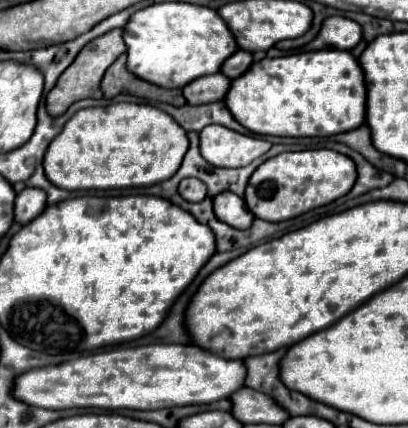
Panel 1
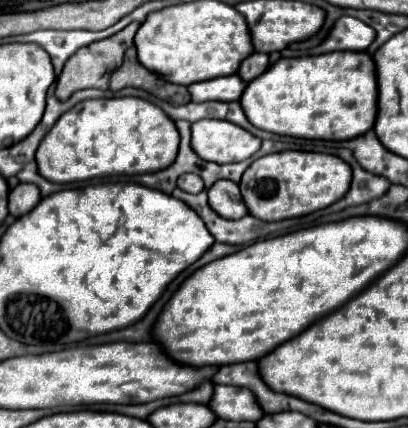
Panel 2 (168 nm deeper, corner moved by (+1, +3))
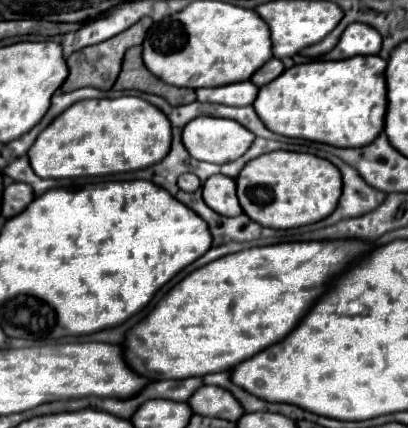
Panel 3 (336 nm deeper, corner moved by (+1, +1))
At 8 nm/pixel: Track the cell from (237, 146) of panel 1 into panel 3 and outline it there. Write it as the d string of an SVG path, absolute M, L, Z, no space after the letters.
M200 116L184 126L182 142L192 158L212 164L228 164L238 160L256 136L234 120Z

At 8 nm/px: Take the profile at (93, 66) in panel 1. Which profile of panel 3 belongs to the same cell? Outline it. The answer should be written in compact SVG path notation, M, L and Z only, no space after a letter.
M142 18L140 22L136 22L134 26L124 30L122 34L118 34L118 36L106 40L106 42L100 42L100 44L94 44L94 46L86 46L80 52L74 52L66 60L66 64L68 64L68 78L62 84L62 92L72 92L72 90L78 90L78 88L84 88L84 86L92 86L92 88L100 88L100 90L110 90L114 86L116 78L118 78L124 52L128 48L132 48L132 46L142 44L144 34L146 34L146 30L150 26L152 26L152 18Z

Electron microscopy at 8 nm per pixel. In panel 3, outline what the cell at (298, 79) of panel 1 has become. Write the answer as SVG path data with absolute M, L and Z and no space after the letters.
M352 56L346 60L316 60L292 66L284 70L272 82L260 86L256 102L252 104L264 126L280 136L304 138L314 142L324 142L338 148L360 148L372 142L384 128L386 114L386 80L384 80L386 60L380 56Z

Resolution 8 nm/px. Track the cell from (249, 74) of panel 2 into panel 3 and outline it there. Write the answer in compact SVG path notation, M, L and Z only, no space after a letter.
M270 58L260 70L256 70L256 72L252 74L250 82L256 84L256 86L264 86L264 84L272 82L276 76L280 76L282 70L284 70L284 64L282 64L280 60L276 60L276 58Z

